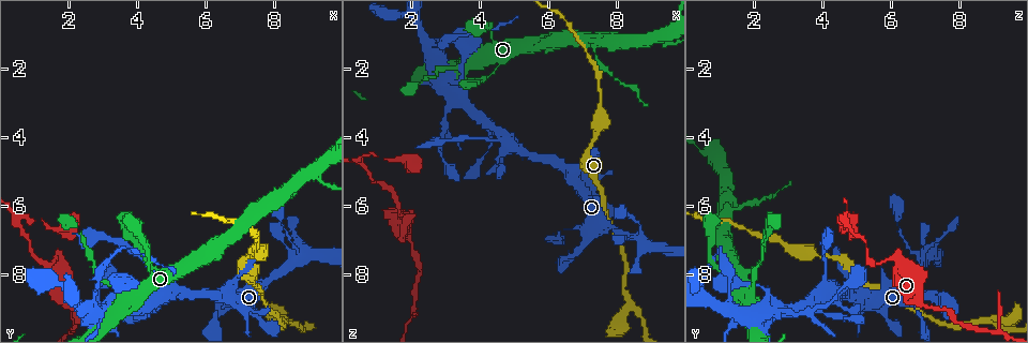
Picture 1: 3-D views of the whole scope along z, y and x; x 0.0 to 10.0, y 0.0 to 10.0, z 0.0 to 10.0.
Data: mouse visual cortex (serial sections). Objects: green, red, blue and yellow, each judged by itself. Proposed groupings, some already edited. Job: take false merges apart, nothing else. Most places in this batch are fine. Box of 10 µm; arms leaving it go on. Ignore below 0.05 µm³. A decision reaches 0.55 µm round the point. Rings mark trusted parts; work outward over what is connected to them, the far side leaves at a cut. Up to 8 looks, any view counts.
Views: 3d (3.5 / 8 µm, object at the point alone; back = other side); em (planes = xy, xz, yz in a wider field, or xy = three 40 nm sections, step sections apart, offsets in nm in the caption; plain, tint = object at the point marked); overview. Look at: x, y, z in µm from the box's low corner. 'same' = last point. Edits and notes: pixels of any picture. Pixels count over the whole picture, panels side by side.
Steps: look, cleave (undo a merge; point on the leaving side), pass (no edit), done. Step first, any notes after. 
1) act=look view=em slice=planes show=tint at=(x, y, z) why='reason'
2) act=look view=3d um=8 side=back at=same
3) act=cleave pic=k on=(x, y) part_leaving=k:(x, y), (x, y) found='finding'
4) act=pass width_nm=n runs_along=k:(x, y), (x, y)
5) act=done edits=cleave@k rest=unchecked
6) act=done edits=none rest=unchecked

act=look view=3d um=3.5 at=(0.65, 6.35, 4.55) why='three arms meet'

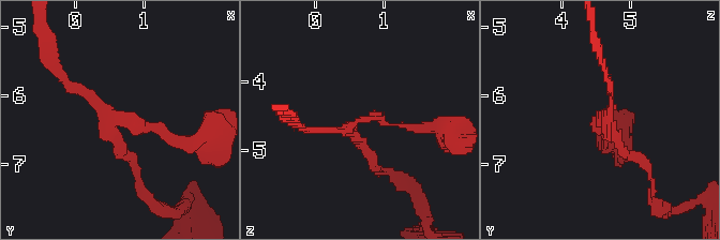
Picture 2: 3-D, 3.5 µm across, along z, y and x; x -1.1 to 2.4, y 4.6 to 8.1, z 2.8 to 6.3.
act=look view=em slice=xy step=5 show=tint at=(0.65, 6.30, 4.55) arms=3 arm_widths_nm=100,150,150

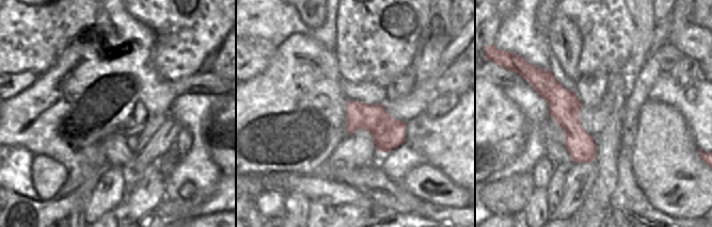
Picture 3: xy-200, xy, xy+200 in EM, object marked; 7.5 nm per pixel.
act=pass width_nm=200 runs_along=3:(543, 74), (564, 104), (576, 160) found='one cell here'

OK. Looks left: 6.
act=look view=3d um=3.5 side=back at=(3.10, 8.25, 2.05) why='sudden change in width'

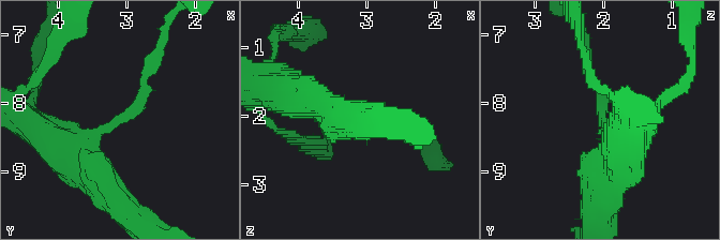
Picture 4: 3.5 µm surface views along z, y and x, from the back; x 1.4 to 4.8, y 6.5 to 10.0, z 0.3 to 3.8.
act=look view=em slice=xy step=3 show=tint at=(3.05, 8.20, 2.00) arm_widths_nm=150,400

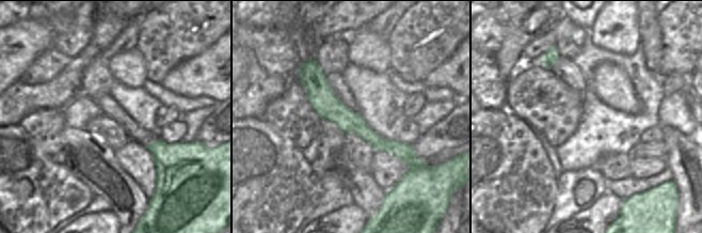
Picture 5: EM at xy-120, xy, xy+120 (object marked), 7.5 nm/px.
act=look view=em slice=xy step=2 show=tint at=same why='cut it another way'

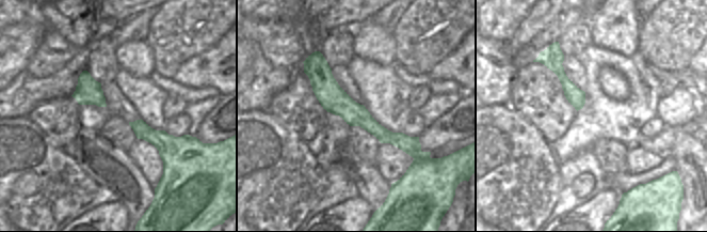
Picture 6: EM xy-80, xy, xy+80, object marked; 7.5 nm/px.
act=pass runs_along=6:(306, 63), (355, 114), (417, 148) found='continuous, no second cell'

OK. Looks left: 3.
act=look view=em slice=planes show=tint at=(8.30, 9.40, 8.70) why='calibre changes'

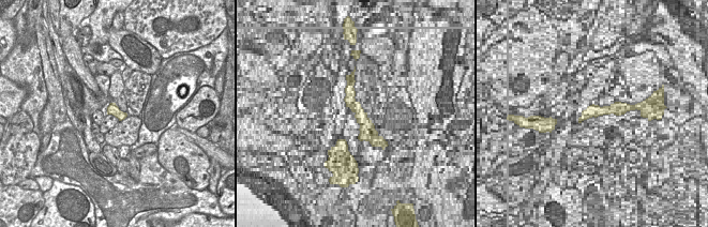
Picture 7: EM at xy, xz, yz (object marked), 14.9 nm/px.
act=look view=3d um=3.5 at=same why='wider look'

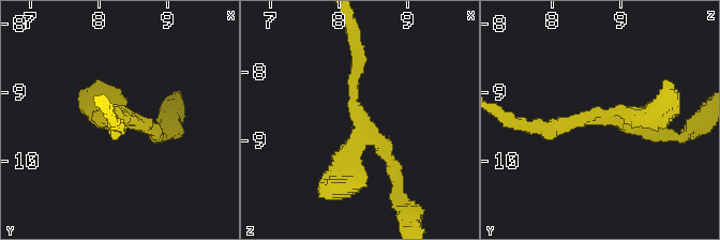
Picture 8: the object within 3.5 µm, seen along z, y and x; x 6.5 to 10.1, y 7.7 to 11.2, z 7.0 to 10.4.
act=pass arm_widths_nm=200,200,300 runs_along=8:(528, 125), (660, 108) found='continuous, no second cell'

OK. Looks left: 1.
act=done edits=none rest=unchecked

